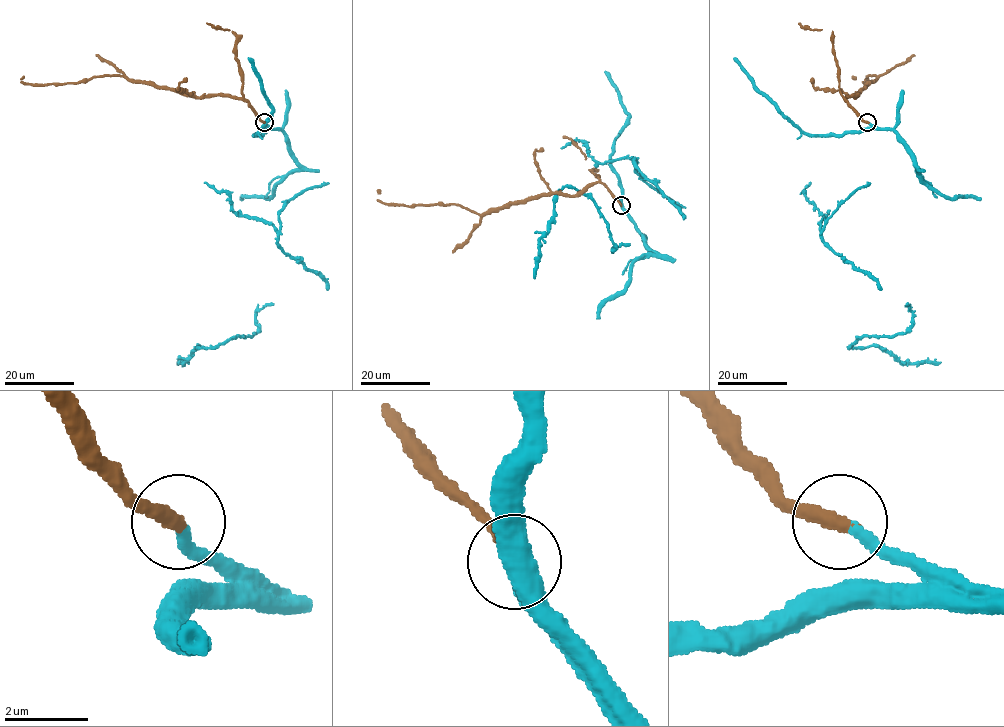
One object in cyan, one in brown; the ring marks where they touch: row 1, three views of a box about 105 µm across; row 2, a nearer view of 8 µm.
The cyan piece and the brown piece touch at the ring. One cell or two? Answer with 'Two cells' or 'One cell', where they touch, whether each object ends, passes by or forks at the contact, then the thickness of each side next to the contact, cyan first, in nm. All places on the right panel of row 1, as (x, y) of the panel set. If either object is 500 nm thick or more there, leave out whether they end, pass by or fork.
One cell. Place: (867, 122). At the ring cyan ends. At the ring brown ends. Thickness 280 nm (cyan) against 340 nm

